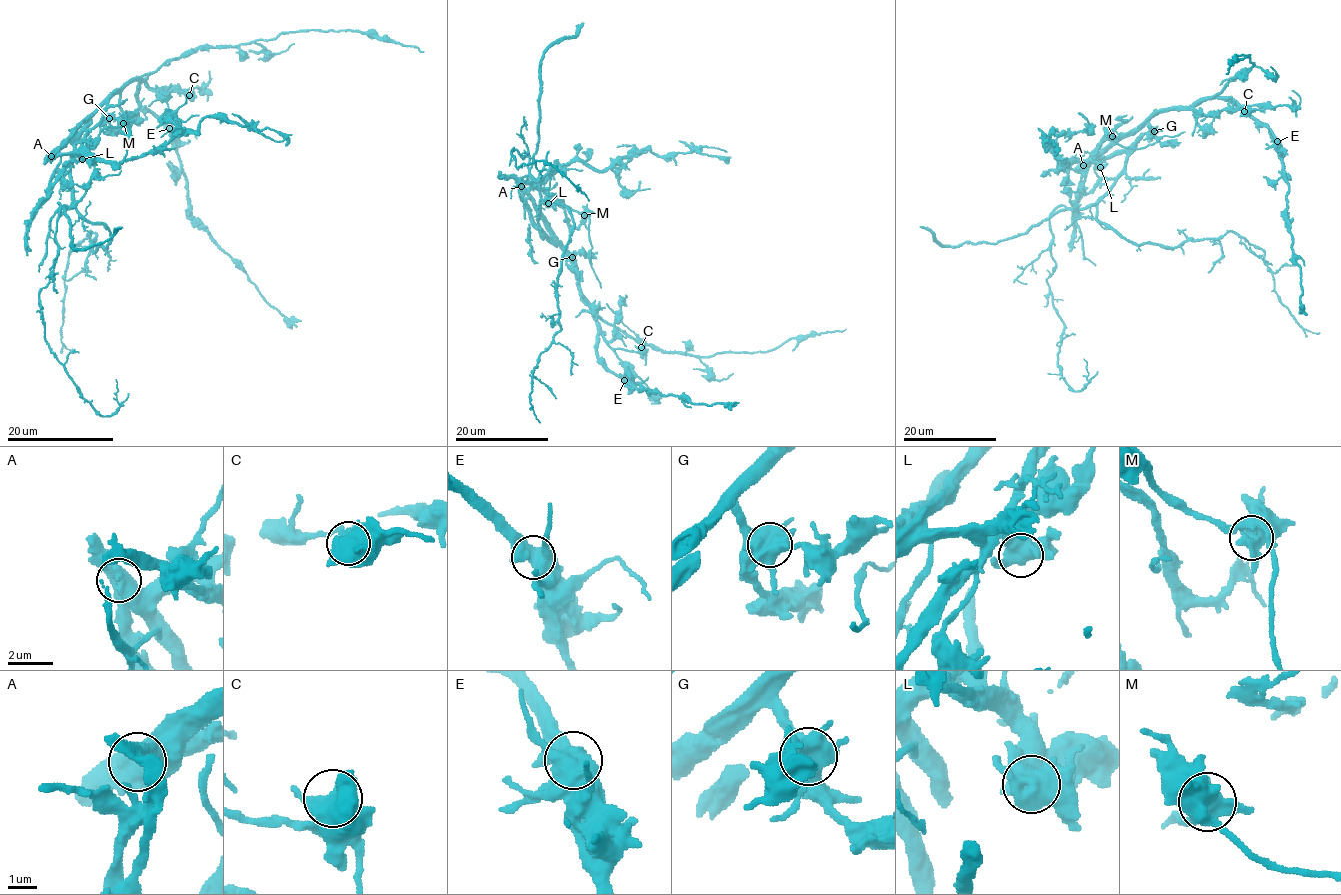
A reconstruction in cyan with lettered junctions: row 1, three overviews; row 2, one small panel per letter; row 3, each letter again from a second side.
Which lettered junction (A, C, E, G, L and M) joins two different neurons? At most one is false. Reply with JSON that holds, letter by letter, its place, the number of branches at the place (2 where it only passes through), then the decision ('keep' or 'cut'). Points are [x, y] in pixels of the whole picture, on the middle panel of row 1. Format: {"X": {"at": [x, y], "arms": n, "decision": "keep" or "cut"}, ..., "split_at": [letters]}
{"A": {"at": [521, 186], "arms": 4, "decision": "cut"}, "C": {"at": [641, 347], "arms": 4, "decision": "keep"}, "E": {"at": [624, 380], "arms": 4, "decision": "keep"}, "G": {"at": [572, 257], "arms": 4, "decision": "keep"}, "L": {"at": [548, 203], "arms": 4, "decision": "keep"}, "M": {"at": [584, 215], "arms": 4, "decision": "keep"}, "split_at": ["A"]}

